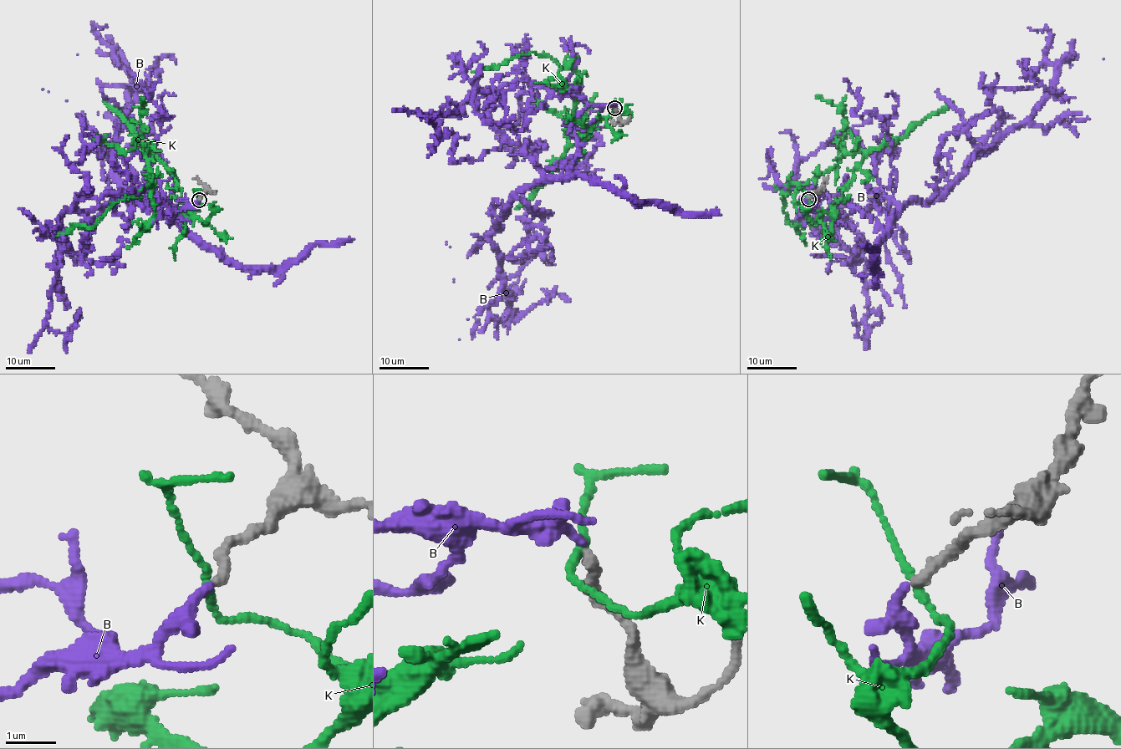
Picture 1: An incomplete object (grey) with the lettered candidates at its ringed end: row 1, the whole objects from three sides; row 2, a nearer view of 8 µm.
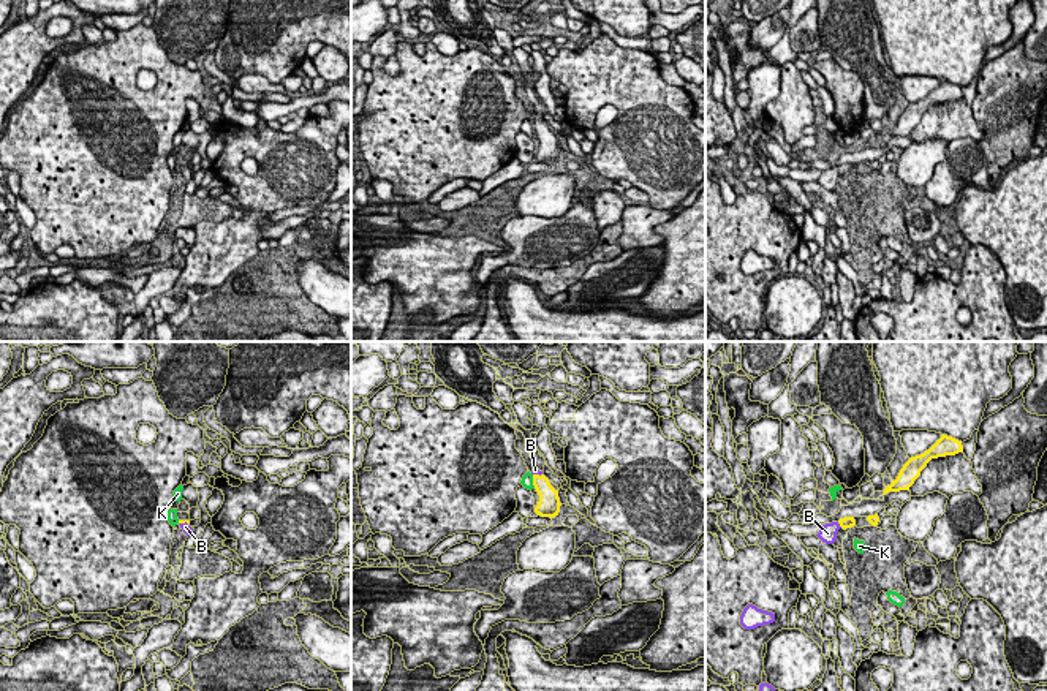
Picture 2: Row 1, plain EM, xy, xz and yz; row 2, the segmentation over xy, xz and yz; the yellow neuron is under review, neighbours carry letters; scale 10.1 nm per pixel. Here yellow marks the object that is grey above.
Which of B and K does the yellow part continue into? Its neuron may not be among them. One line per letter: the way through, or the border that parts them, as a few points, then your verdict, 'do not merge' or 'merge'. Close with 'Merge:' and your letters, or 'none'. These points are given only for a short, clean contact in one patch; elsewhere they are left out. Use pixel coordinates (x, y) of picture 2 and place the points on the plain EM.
B: way yz (846, 168), (840, 171), (827, 179); merge
K: border xz (532, 120), (535, 132); do not merge
Merge: B

